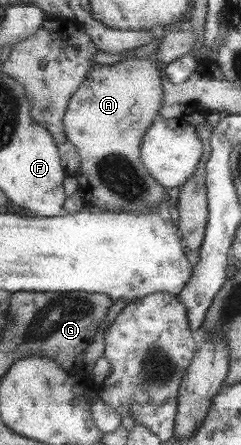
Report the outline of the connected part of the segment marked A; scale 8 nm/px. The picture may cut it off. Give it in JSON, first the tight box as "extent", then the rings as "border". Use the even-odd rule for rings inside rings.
{"extent":[65,51,171,214],"border":[[[156,51],[149,55],[123,58],[109,65],[93,64],[89,77],[79,87],[71,99],[65,115],[65,128],[72,144],[79,150],[82,168],[75,174],[79,181],[78,193],[86,203],[102,207],[109,212],[132,212],[141,214],[150,208],[159,208],[167,204],[171,198],[164,187],[144,165],[142,147],[144,137],[157,118],[166,99],[166,88],[161,78],[161,68],[165,64],[160,61]]]}

